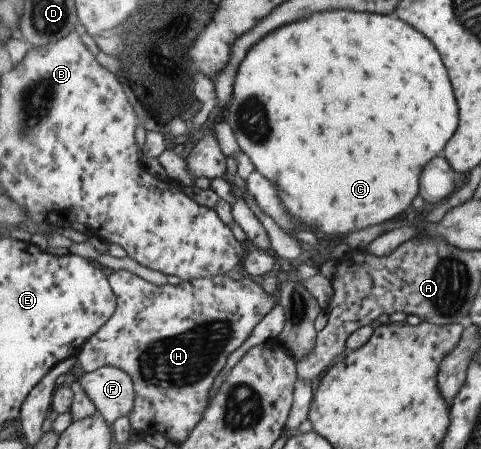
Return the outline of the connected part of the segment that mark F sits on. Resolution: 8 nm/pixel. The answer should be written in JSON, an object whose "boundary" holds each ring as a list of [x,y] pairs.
{"boundary":[[[107,365],[87,373],[81,366],[70,381],[81,379],[99,413],[113,426],[119,418],[131,417],[136,410],[136,382],[124,369]]]}

